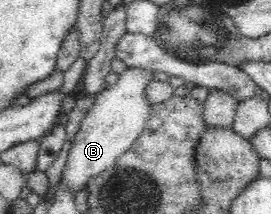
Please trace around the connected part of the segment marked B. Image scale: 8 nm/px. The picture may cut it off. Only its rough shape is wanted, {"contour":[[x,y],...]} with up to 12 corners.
{"contour":[[128,68],[81,121],[62,177],[75,193],[114,167],[150,117],[155,72]]}

